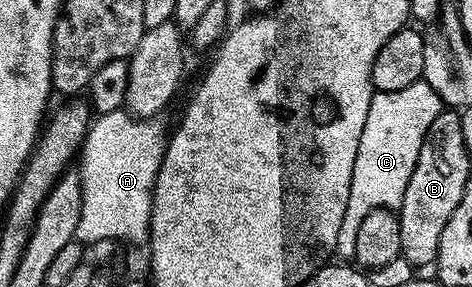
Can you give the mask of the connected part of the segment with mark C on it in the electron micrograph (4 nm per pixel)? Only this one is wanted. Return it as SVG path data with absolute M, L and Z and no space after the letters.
M423 79L405 89L375 92L370 99L367 120L360 135L356 162L352 169L347 208L340 225L335 254L344 261L351 260L355 253L356 234L368 213L378 208L397 210L402 206L404 191L416 167L420 147L430 125L444 104L438 93Z

